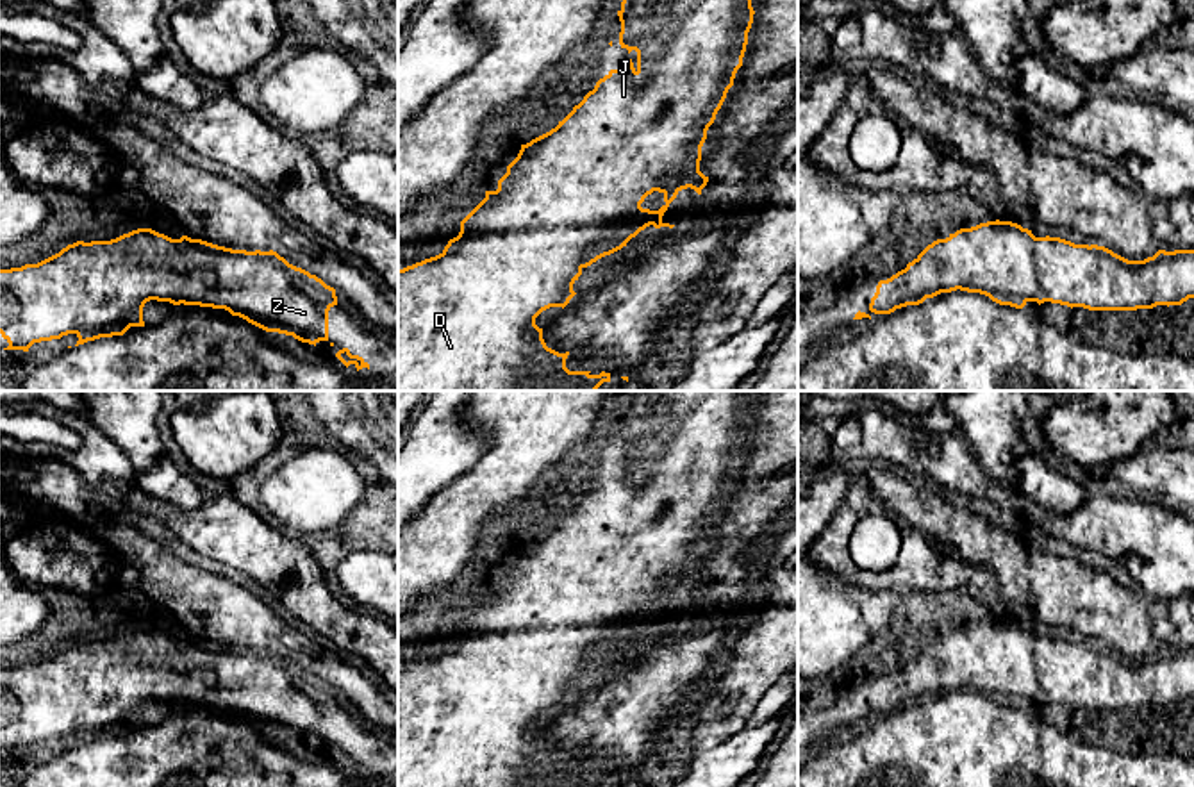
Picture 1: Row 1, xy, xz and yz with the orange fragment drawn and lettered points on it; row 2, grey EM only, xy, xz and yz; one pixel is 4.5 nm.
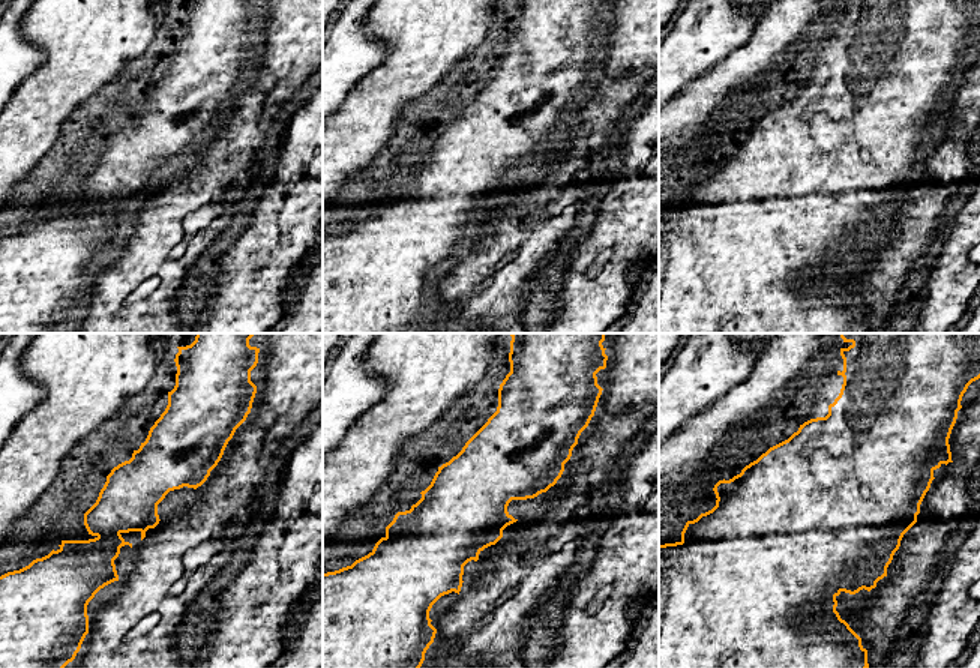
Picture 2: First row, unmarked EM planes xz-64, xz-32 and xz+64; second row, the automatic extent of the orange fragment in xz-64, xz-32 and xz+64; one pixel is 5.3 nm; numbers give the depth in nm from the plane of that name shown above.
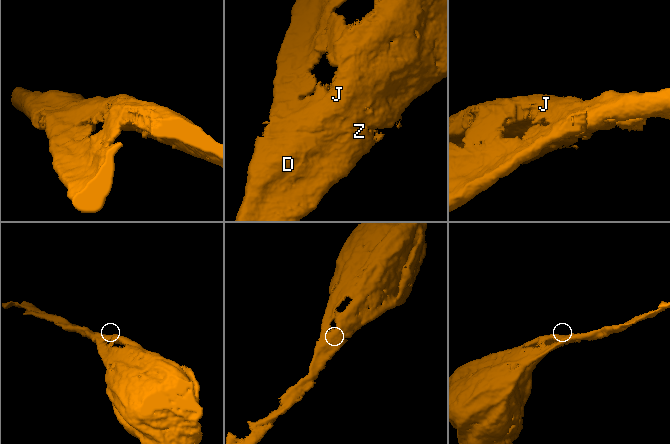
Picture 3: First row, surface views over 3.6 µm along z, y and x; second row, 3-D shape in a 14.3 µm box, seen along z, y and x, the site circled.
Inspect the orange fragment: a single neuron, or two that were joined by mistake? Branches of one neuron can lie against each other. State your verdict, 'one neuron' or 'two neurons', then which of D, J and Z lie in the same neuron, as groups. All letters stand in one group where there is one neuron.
one neuron | D J Z

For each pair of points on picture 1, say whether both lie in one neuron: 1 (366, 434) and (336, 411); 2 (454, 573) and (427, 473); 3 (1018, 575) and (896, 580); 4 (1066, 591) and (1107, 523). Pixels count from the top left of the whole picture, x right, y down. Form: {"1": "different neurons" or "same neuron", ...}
{"1": "same neuron", "2": "different neurons", "3": "different neurons", "4": "different neurons"}

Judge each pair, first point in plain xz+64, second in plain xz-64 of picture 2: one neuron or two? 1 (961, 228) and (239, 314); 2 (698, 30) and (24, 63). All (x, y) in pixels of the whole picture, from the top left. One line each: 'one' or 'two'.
1: one
2: one

